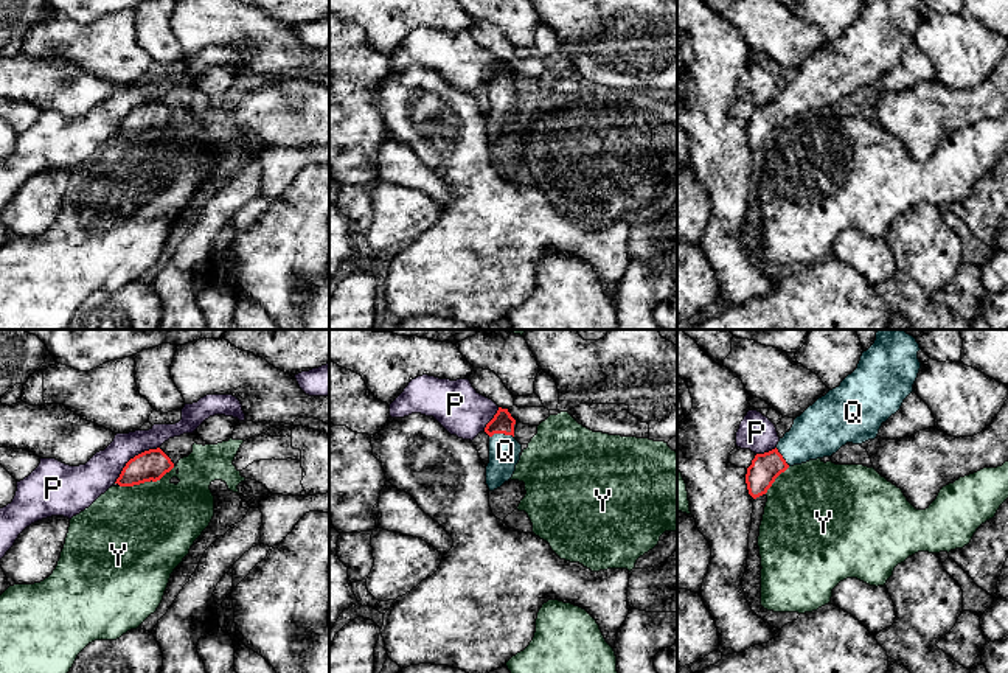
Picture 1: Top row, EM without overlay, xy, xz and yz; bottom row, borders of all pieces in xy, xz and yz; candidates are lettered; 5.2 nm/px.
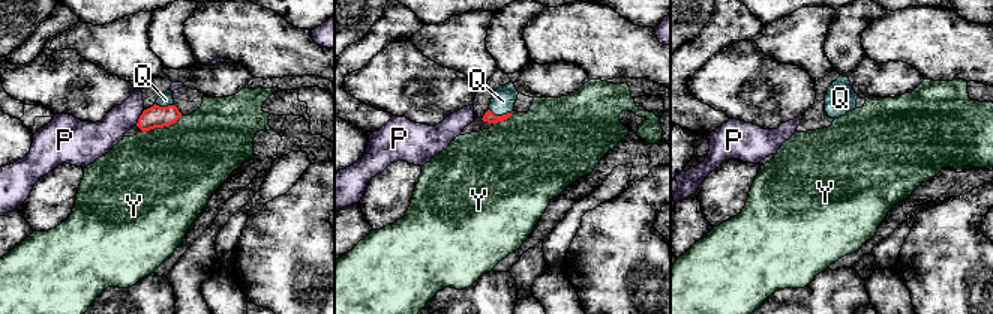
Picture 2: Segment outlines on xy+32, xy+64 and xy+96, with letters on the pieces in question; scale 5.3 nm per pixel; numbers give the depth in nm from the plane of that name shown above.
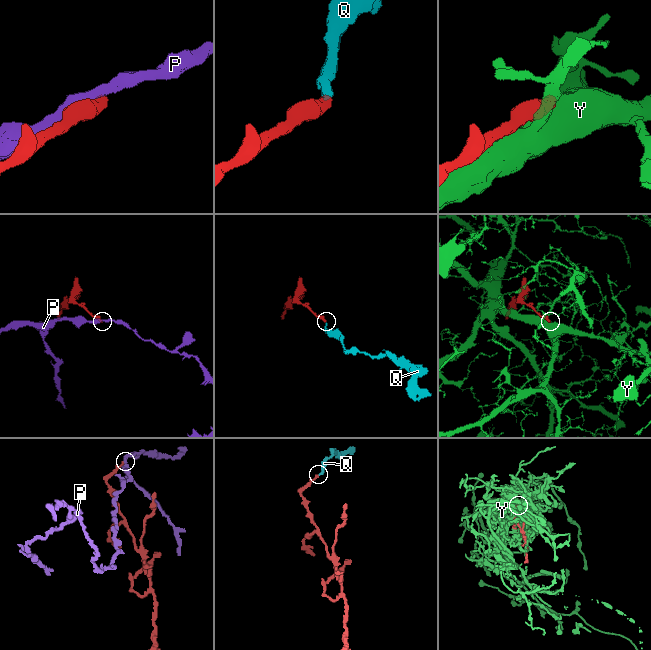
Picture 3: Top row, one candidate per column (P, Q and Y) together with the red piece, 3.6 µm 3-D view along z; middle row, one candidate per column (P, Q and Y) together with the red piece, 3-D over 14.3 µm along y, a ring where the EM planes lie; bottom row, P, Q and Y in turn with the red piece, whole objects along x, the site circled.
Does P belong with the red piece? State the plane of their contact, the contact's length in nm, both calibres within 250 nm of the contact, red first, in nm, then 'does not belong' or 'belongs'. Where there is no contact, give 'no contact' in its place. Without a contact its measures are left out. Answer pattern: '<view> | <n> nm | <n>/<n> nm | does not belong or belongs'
xy | 300 nm | 160/180 nm | does not belong

